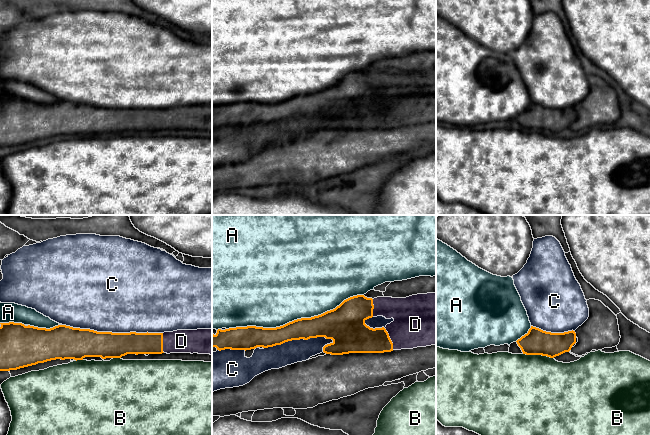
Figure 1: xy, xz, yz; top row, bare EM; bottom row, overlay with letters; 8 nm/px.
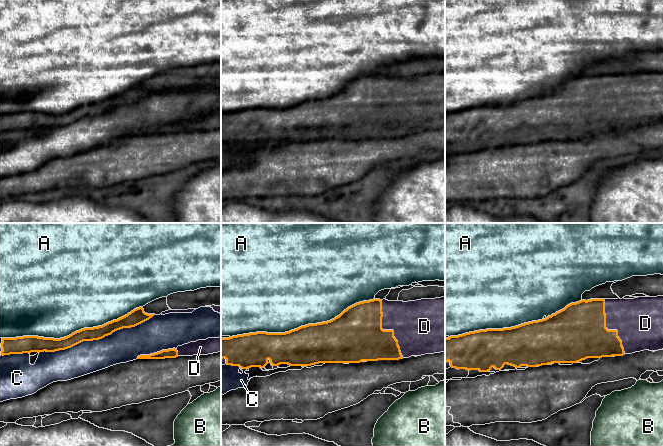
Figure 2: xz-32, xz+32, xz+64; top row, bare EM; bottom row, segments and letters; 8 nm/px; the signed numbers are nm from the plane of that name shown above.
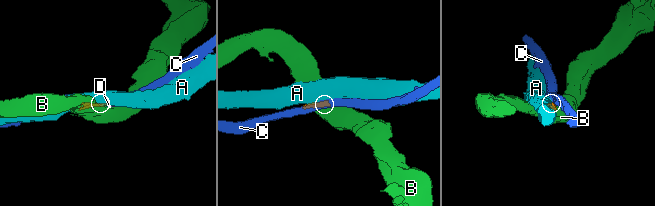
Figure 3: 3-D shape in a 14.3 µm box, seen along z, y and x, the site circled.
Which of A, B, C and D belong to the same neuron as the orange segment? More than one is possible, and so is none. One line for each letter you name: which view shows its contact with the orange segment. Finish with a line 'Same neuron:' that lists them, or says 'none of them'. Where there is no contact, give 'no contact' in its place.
D: xz
Same neuron: D

